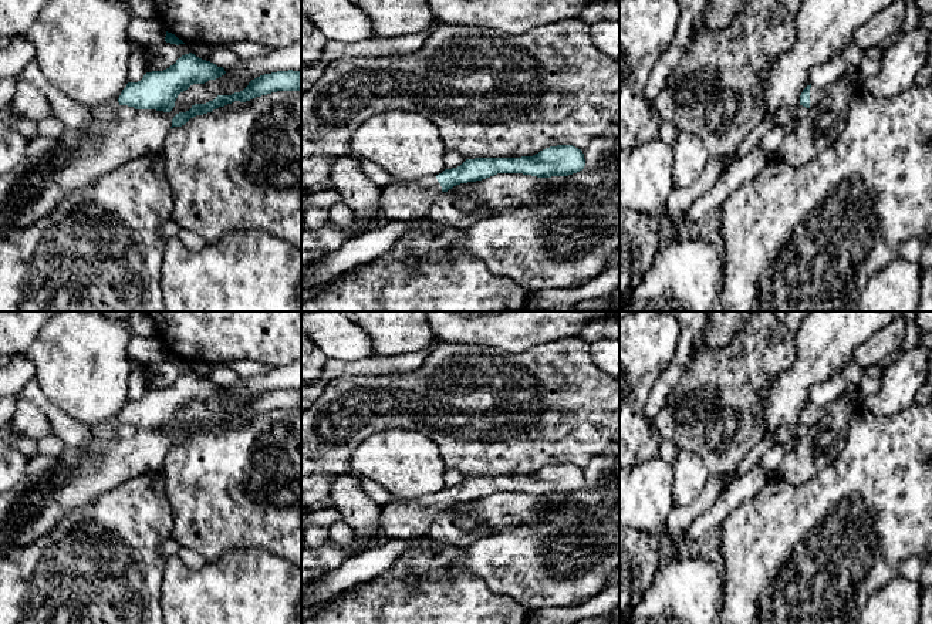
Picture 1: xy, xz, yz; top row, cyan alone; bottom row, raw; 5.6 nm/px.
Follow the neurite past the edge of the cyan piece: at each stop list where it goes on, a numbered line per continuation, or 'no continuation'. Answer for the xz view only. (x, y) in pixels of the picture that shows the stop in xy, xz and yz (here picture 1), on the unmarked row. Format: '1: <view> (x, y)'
1: xz (404, 520)

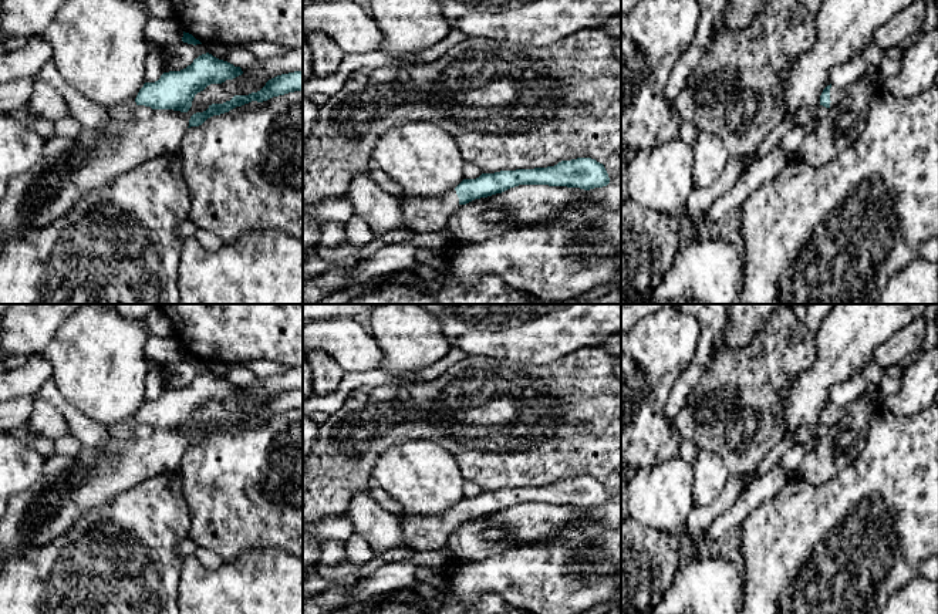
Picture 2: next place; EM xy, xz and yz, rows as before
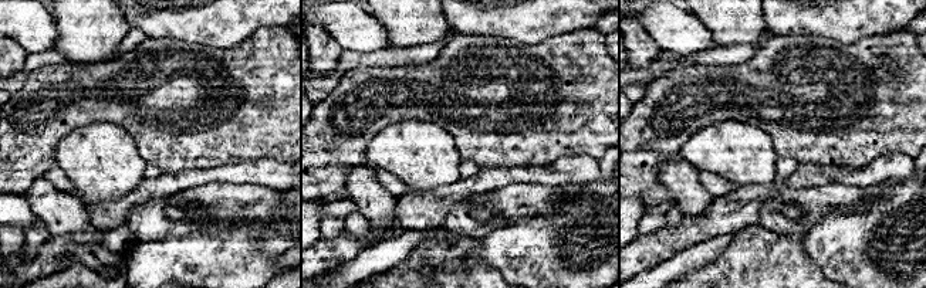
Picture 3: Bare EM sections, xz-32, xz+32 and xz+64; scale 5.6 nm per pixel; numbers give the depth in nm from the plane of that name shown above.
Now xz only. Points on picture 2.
1: xz (429, 533)

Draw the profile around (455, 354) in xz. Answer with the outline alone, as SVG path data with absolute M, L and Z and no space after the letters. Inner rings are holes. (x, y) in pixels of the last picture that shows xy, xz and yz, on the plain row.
M451 348L449 354L433 365L424 368L419 372L419 382L433 381L449 370L456 361L465 358L465 354L459 348Z

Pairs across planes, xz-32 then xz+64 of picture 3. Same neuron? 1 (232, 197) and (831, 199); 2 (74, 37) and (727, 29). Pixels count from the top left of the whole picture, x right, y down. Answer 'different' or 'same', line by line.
1: same
2: same

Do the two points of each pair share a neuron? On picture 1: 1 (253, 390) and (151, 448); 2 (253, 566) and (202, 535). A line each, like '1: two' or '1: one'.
1: one
2: two

